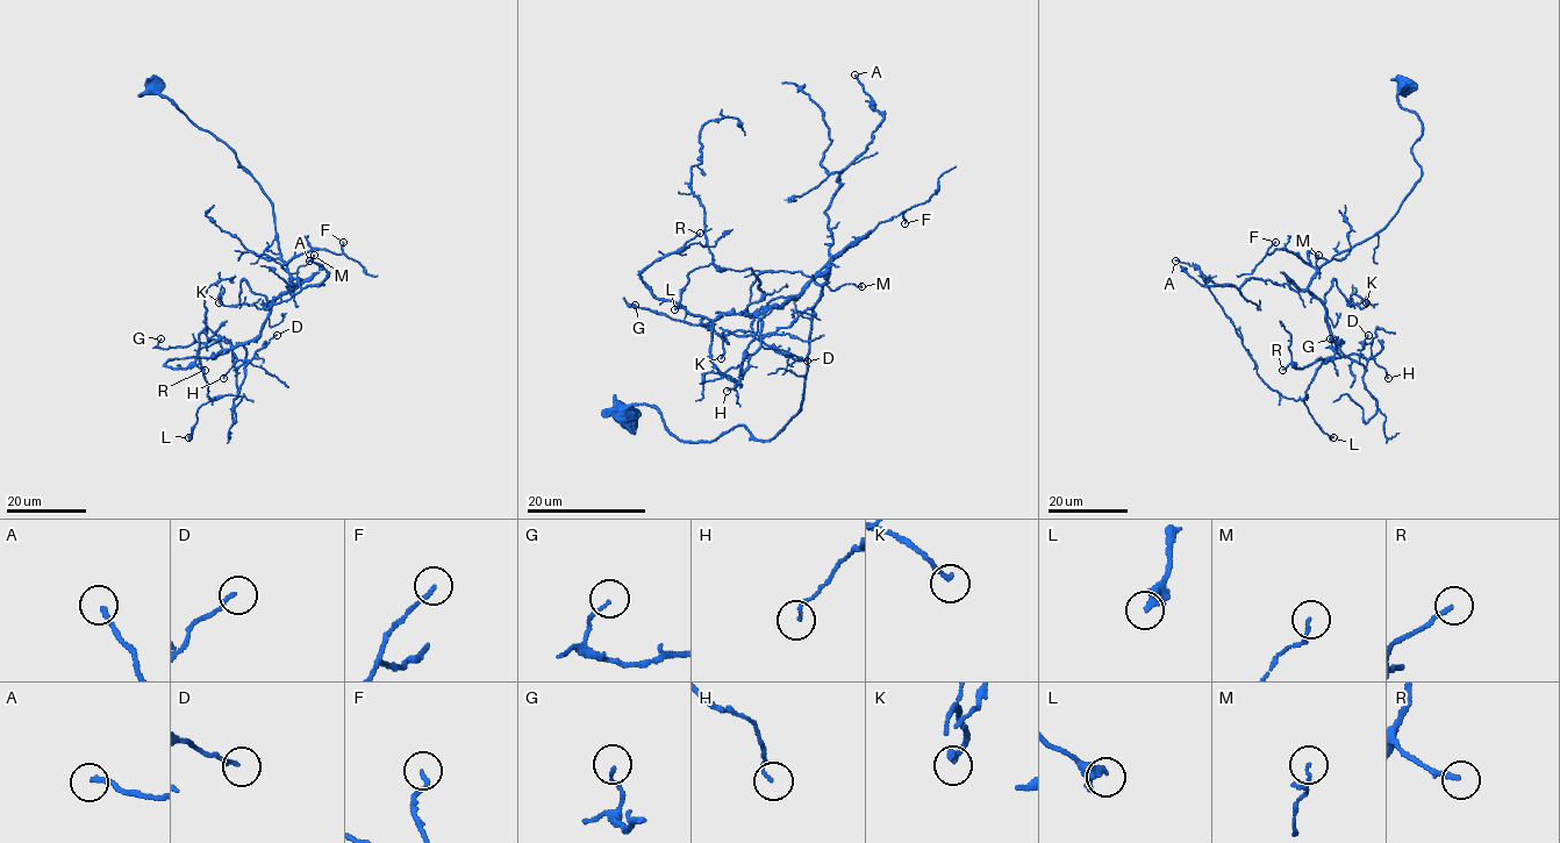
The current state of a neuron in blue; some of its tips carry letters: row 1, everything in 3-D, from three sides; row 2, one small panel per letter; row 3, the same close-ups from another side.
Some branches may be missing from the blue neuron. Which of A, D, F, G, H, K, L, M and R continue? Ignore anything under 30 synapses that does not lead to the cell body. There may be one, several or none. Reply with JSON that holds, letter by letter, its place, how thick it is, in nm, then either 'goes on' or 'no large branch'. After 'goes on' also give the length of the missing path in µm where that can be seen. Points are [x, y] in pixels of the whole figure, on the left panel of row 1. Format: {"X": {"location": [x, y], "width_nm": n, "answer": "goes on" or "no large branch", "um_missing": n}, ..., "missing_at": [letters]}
{"A": {"location": [309, 261], "width_nm": 190, "answer": "no large branch"}, "D": {"location": [277, 335], "width_nm": 150, "answer": "no large branch"}, "F": {"location": [343, 242], "width_nm": 140, "answer": "no large branch"}, "G": {"location": [160, 338], "width_nm": 100, "answer": "no large branch"}, "H": {"location": [223, 378], "width_nm": 120, "answer": "no large branch"}, "K": {"location": [219, 302], "width_nm": 190, "answer": "no large branch"}, "L": {"location": [188, 437], "width_nm": 280, "answer": "no large branch"}, "M": {"location": [314, 255], "width_nm": 60, "answer": "no large branch"}, "R": {"location": [205, 370], "width_nm": 190, "answer": "no large branch"}, "missing_at": []}

